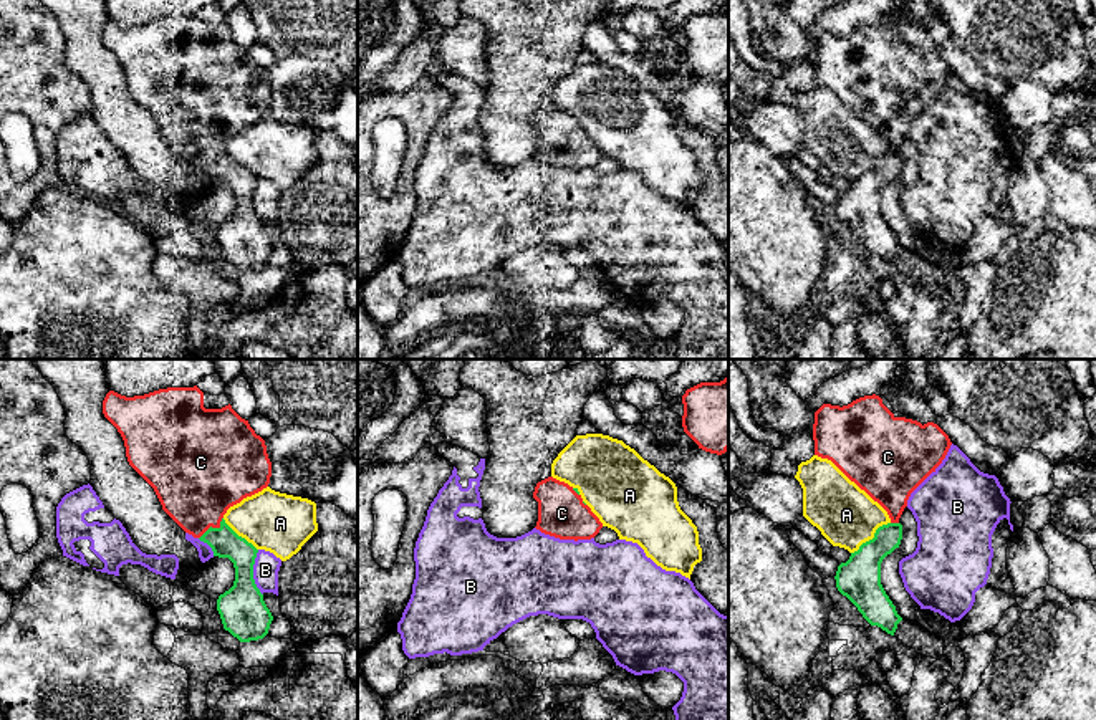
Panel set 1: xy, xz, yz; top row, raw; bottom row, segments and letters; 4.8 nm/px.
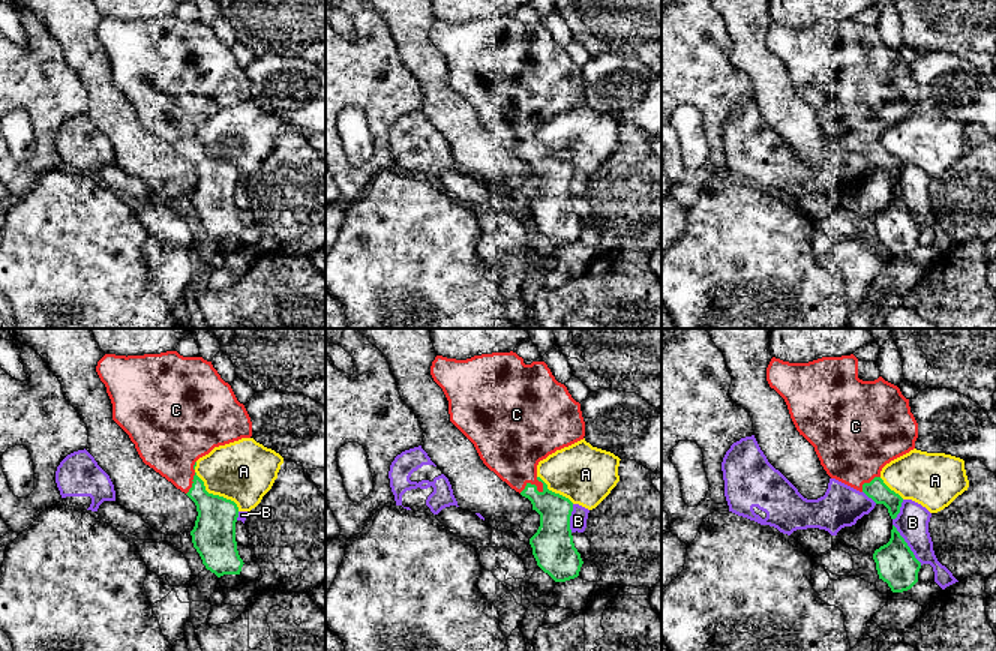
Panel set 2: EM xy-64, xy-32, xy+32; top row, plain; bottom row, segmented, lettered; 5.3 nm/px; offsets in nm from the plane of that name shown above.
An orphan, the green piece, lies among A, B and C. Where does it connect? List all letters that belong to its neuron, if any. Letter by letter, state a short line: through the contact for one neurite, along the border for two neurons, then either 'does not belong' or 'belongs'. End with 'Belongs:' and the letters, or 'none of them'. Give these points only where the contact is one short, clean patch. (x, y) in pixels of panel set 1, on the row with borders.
A: yz (889, 522), (883, 523), (871, 538), (851, 553) | does not belong
B: does not belong
C: xy (225, 543), (211, 527), (197, 507), (197, 477) | belongs
Belongs: C

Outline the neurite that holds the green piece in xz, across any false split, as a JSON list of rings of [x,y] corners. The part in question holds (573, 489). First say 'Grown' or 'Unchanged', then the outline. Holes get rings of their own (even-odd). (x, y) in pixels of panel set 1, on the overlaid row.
Grown. [[[553,477],[536,483],[533,498],[538,502],[536,530],[560,540],[591,540],[603,523],[591,511],[578,488]]]

